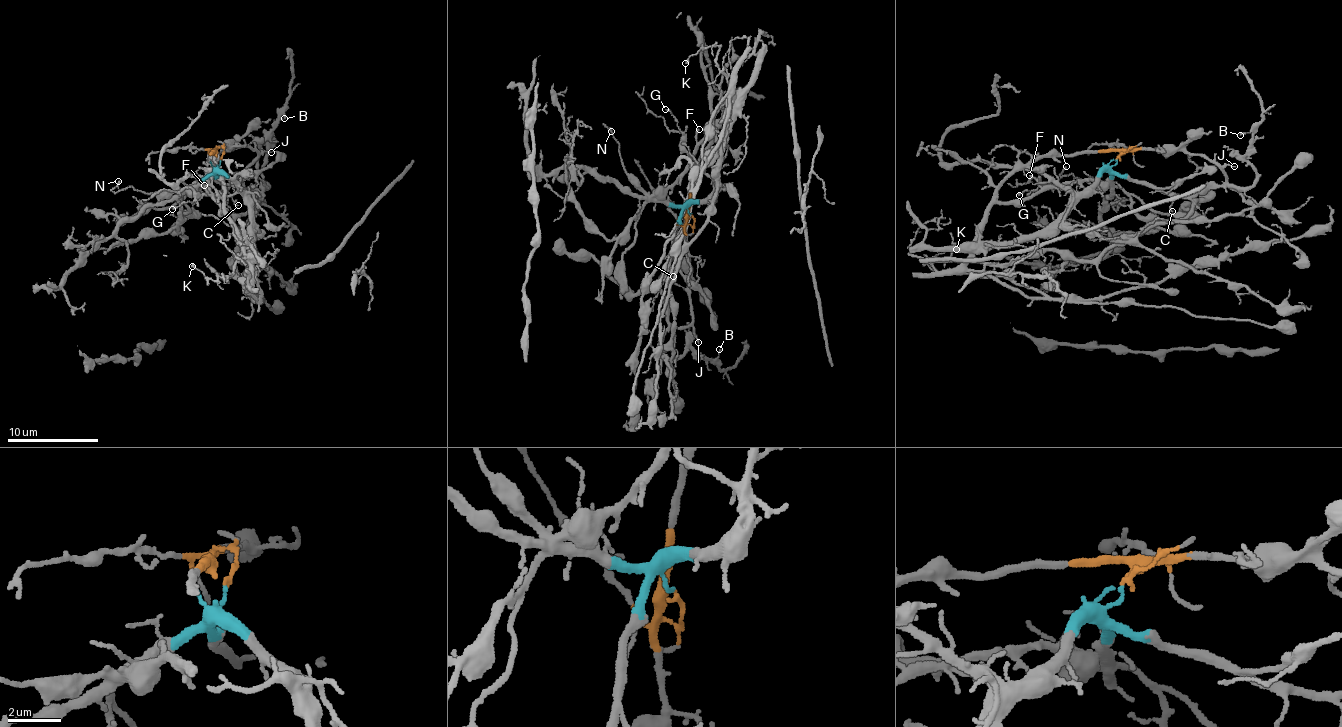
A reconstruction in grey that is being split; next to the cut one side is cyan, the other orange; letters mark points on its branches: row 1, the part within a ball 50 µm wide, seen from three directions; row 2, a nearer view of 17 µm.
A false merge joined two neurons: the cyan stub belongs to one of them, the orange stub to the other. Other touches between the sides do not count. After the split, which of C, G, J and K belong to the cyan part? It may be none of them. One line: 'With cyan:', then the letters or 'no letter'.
With cyan: C, G, K

